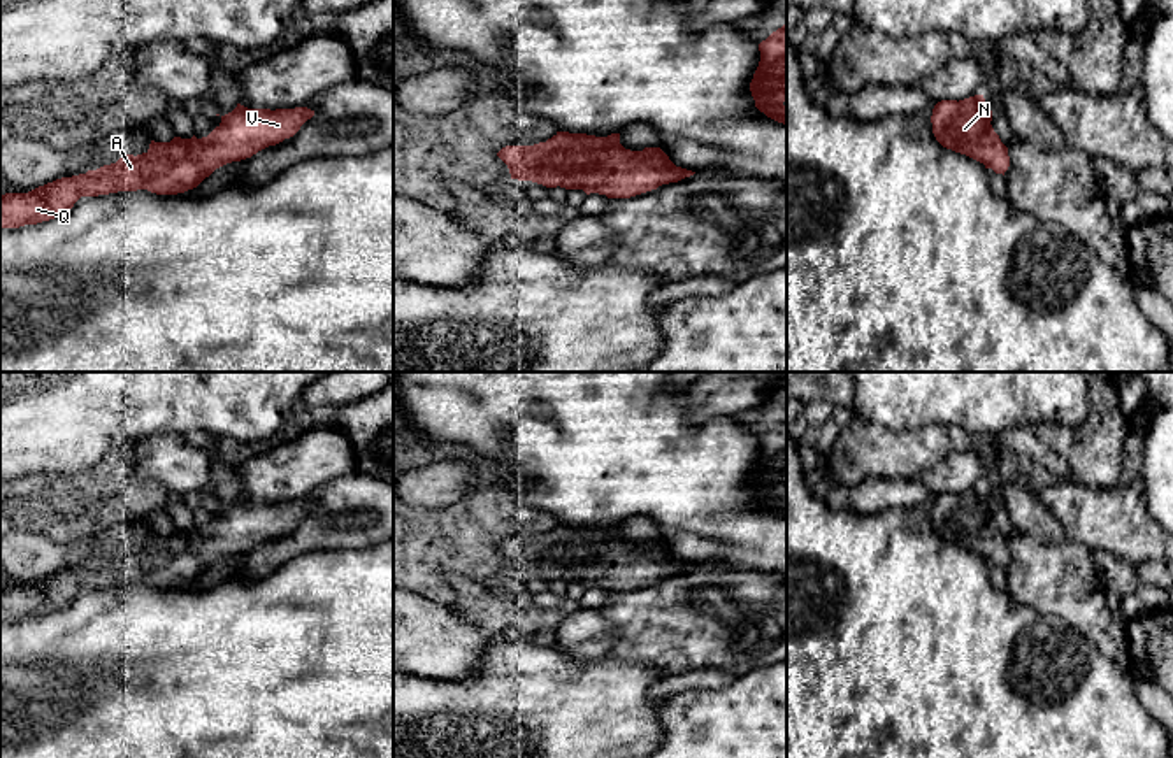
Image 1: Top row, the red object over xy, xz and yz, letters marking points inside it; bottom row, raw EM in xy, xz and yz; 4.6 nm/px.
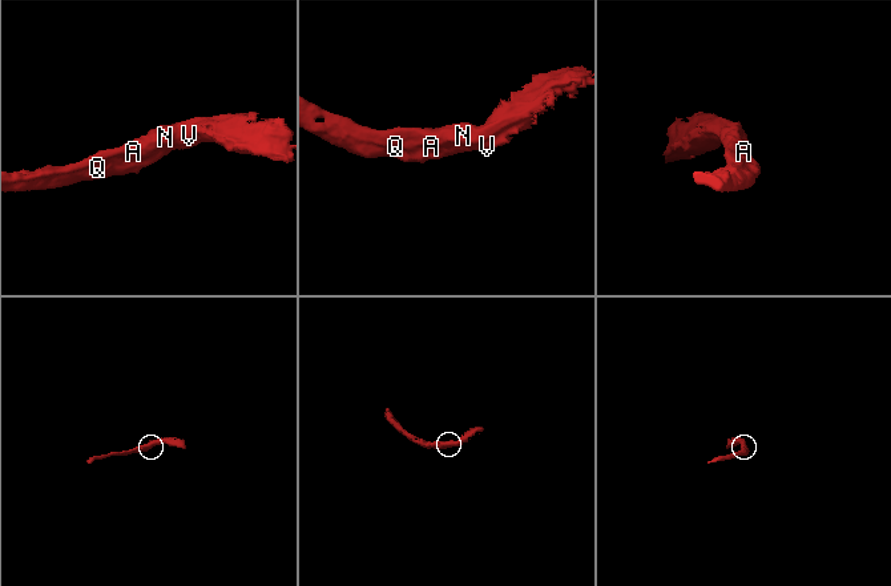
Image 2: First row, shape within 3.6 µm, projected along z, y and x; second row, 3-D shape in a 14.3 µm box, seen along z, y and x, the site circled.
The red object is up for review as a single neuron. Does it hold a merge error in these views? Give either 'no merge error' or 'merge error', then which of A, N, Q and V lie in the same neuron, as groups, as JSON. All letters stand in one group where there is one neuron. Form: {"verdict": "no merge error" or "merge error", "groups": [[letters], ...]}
{"verdict": "no merge error", "groups": [["A", "N", "Q", "V"]]}

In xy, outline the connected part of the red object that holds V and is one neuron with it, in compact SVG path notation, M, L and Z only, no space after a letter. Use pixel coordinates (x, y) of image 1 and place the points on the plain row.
M241 497L219 509L221 516L202 532L151 533L142 547L86 567L61 570L28 586L0 590L0 623L37 618L67 607L81 590L148 583L177 588L197 581L216 561L251 551L258 544L293 530L314 509L307 500L248 502Z

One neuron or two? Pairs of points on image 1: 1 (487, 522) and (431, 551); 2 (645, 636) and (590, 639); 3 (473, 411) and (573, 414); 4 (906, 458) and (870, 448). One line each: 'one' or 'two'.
1: one
2: two
3: one
4: one

